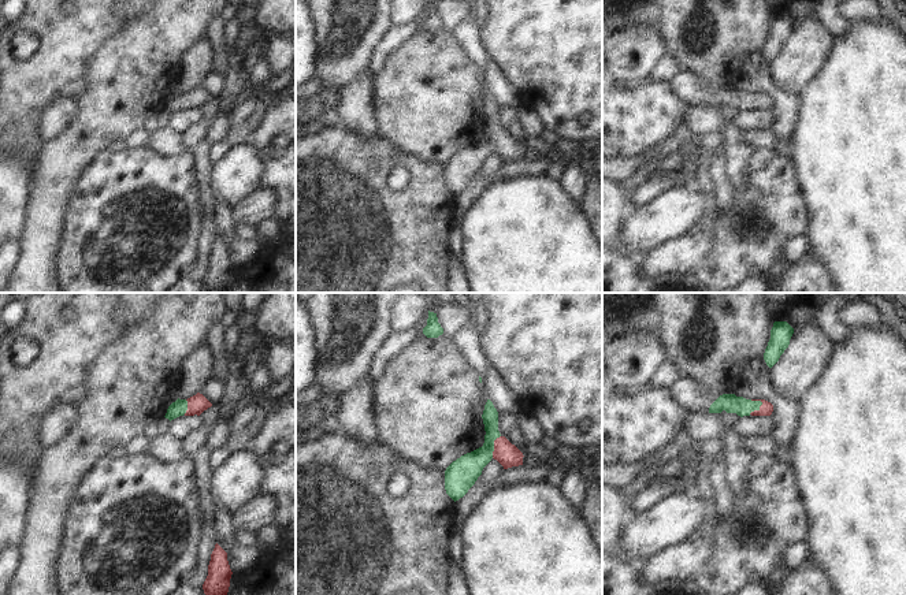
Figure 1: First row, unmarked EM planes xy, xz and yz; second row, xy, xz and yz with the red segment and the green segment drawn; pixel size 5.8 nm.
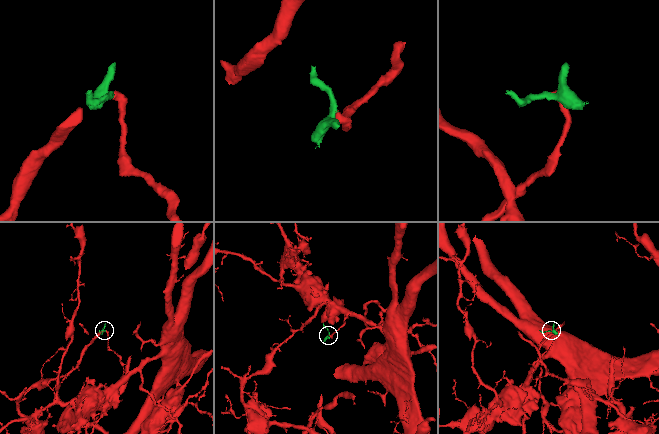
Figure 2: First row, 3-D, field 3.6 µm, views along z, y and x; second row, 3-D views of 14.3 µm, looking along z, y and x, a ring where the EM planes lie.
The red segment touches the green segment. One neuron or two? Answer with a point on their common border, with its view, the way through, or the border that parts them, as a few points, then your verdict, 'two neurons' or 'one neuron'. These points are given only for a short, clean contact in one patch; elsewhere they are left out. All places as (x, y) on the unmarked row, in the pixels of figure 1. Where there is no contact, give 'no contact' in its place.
yz (757, 104) | across yz (767, 101), (757, 104), (730, 96) | one neuron

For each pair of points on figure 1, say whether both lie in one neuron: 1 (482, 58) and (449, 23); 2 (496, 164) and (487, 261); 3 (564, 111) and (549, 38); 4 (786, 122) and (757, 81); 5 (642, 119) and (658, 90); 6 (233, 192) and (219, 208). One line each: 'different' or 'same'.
1: different
2: different
3: same
4: same
5: same
6: different

